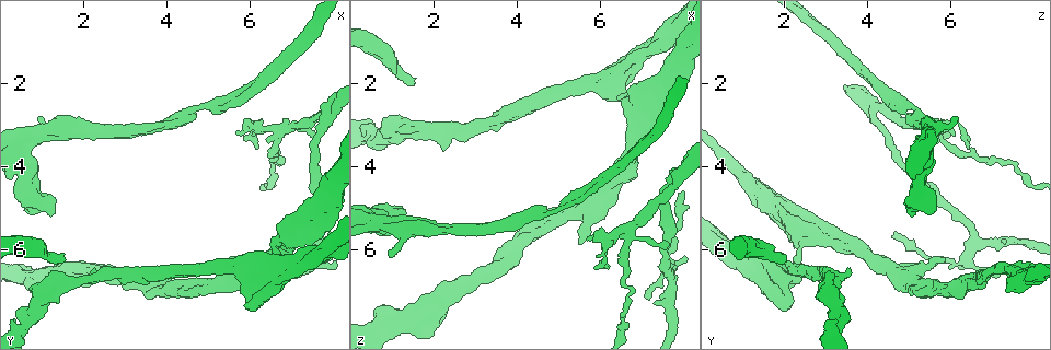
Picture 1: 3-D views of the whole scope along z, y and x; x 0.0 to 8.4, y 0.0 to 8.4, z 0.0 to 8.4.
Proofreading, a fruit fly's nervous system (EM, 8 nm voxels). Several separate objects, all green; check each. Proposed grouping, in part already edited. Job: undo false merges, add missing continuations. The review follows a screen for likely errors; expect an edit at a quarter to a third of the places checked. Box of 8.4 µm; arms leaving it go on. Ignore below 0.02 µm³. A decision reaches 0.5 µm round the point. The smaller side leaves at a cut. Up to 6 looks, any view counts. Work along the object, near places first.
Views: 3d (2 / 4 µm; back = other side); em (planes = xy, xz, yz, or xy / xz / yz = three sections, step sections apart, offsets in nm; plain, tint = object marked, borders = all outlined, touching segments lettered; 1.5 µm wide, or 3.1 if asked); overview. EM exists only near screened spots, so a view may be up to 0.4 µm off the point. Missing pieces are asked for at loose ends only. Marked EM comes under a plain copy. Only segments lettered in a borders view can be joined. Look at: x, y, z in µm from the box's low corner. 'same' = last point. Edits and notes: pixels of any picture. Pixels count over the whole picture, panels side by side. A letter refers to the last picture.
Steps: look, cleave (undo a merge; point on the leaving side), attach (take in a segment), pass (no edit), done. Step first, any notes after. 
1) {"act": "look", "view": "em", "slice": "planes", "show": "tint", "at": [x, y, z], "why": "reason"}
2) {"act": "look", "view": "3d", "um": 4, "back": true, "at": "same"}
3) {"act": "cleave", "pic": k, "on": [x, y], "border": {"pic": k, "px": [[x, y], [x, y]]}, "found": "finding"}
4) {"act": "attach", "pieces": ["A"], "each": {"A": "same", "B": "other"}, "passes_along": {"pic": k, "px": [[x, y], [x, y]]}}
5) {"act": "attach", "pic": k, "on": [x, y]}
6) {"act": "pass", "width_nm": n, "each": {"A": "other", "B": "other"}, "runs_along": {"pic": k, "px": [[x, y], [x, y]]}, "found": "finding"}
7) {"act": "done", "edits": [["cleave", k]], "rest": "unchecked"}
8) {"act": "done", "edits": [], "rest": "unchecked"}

{"act": "look", "view": "em", "slice": "planes", "show": "borders", "at": [4.70, 2.60, 5.10], "why": "sudden change in width"}

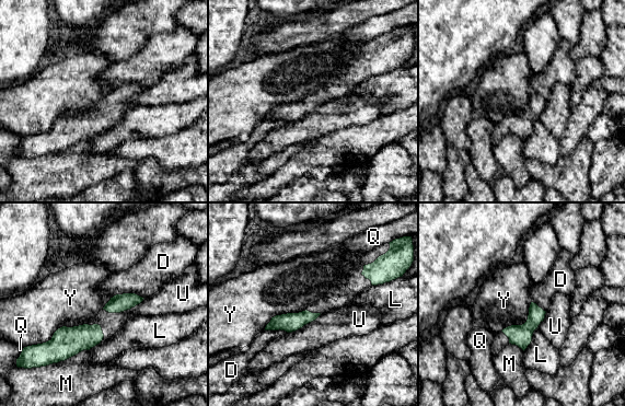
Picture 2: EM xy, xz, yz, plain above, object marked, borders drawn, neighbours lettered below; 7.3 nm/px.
{"act": "pass", "each": {"D": "other", "L": "other", "M": "other", "Q": "other", "U": "other", "Y": "other"}, "found": "continuous, no second neuron"}

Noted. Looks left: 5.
{"act": "look", "view": "3d", "um": 2, "back": true, "at": [7.65, 3.25, 5.85], "why": "branch stops here"}

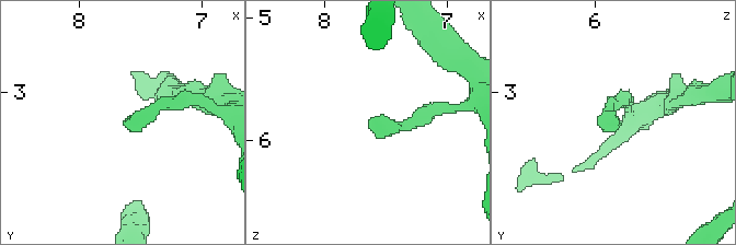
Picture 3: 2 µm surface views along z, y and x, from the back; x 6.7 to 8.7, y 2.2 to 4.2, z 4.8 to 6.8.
{"act": "look", "view": "em", "slice": "xz", "step": 8, "show": "tint", "at": [7.62, 3.30, 5.84], "why": "need the tissue"}

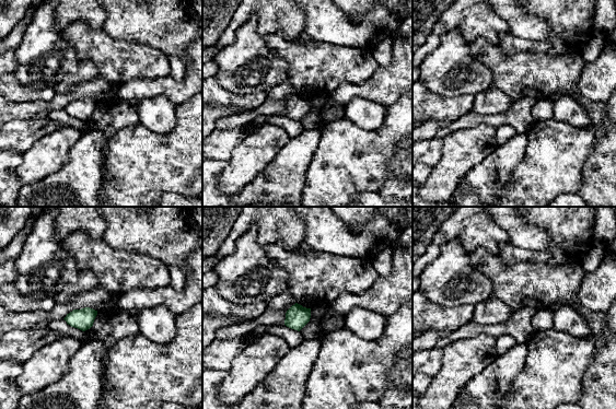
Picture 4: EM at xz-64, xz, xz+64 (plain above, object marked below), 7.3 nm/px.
{"act": "look", "view": "em", "slice": "planes", "show": "borders", "at": "same", "why": "another direction"}

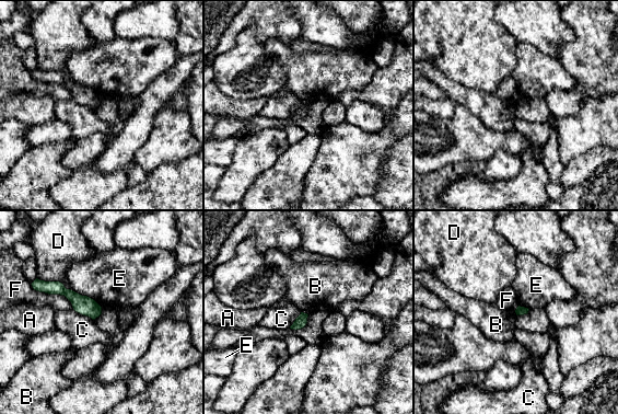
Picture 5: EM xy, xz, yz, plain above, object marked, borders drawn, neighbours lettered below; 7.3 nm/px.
{"act": "pass", "width_nm": 70, "each": {"A": "other", "B": "other", "C": "other", "D": "other", "E": "other", "F": "other"}, "found": "none of them fits"}

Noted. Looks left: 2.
{"act": "look", "view": "3d", "um": 2, "at": [6.65, 5.80, 2.55], "why": "calibre changes"}

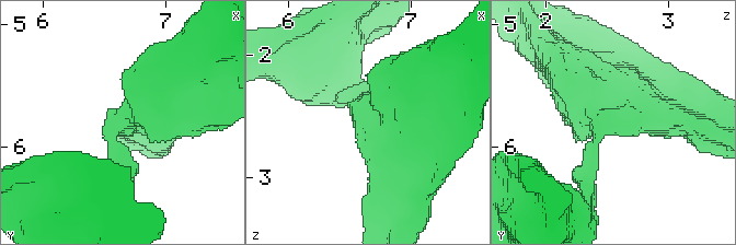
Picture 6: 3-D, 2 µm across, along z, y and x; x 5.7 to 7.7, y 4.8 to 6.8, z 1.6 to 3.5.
{"act": "look", "view": "em", "slice": "yz", "step": 8, "show": "borders", "at": [6.64, 5.80, 2.54]}

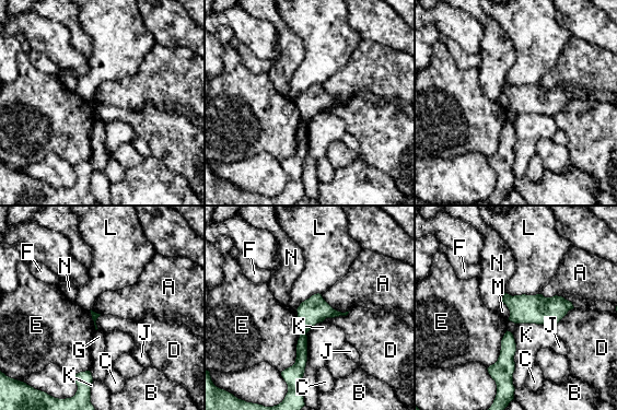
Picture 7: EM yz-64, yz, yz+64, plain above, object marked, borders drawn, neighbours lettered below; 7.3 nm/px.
{"act": "cleave", "pic": 7, "on": [301, 360], "each": {"A": "other", "B": "other", "C": "other", "D": "other", "E": "other", "F": "other", "G": "other", "J": "other", "K": "other", "L": "other", "M": "other", "N": "other"}, "arms": 3, "arm_widths_nm": [280, 320, 460], "found": "two neurons meet here"}

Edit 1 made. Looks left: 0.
{"act": "done", "edits": [["cleave", 7]], "rest": "unchecked"}

